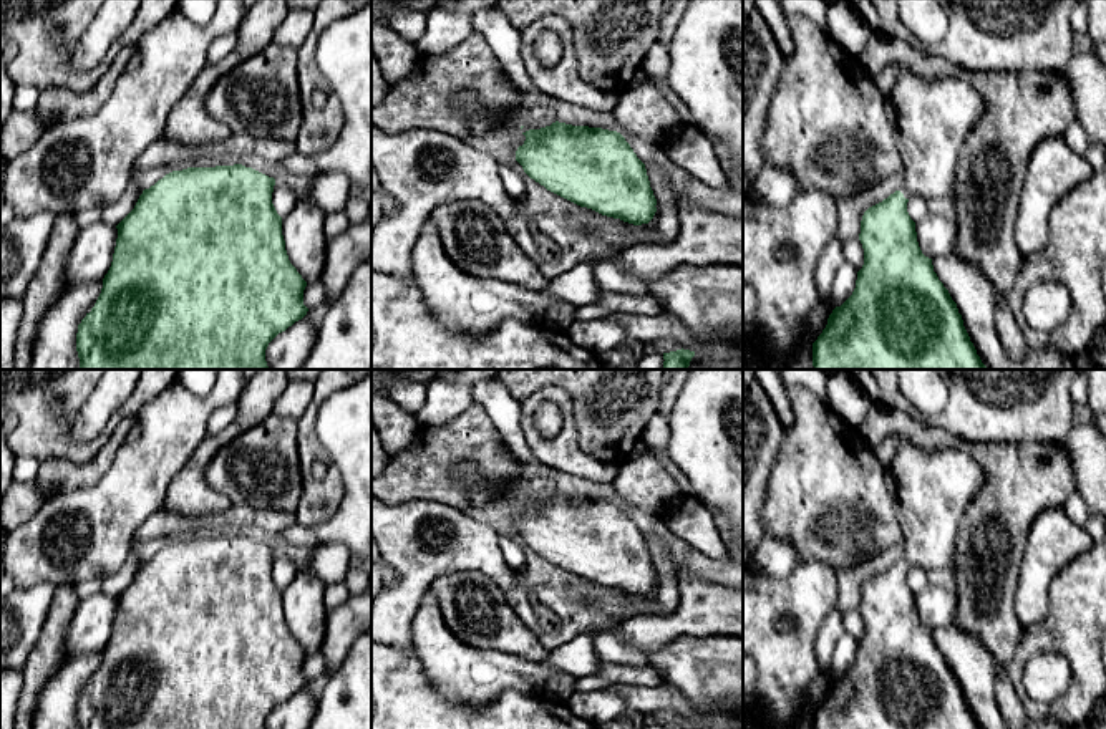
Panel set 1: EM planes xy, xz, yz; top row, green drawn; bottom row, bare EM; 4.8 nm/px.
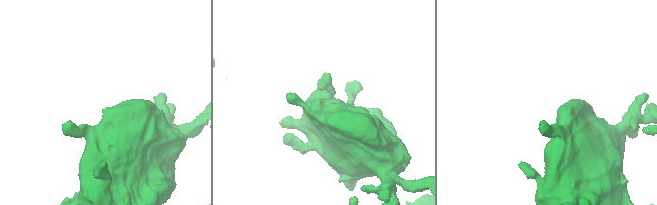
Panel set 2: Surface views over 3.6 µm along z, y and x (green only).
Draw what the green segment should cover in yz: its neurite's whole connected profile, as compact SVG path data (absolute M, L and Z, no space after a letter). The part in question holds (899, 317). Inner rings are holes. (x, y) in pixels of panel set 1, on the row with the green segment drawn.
M909 73L885 94L885 113L904 162L905 181L899 191L862 215L859 240L864 265L857 272L852 295L832 310L826 328L813 343L814 369L988 369L970 341L957 303L934 272L932 258L922 253L915 222L907 212L912 196L927 200L953 196L960 149L985 111L987 103L980 93L960 78L925 80Z

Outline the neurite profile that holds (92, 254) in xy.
M103 220L80 229L65 262L65 292L80 285L81 282L104 278L113 262L116 239L116 225Z

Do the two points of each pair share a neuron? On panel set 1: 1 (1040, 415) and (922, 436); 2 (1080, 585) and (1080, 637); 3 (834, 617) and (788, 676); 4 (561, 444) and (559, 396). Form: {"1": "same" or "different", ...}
{"1": "different", "2": "same", "3": "different", "4": "same"}

